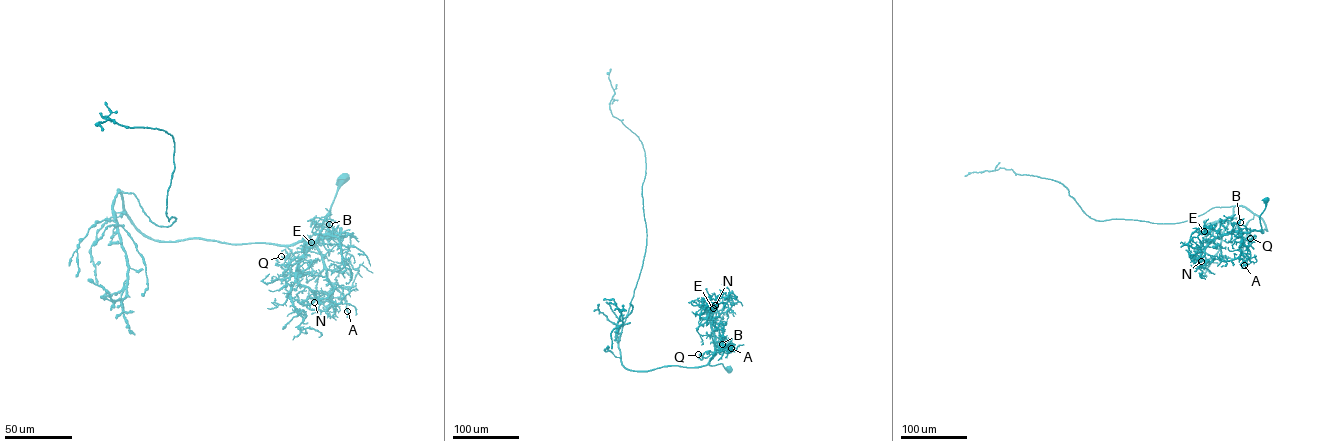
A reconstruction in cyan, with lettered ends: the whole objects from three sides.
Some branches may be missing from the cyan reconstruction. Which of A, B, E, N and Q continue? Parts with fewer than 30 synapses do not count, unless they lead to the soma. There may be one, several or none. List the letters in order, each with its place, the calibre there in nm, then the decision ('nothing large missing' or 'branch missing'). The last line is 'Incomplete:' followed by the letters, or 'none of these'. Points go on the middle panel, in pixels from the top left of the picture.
A: at (731, 348); 300 nm thick; nothing large missing
B: at (722, 344); 240 nm thick; nothing large missing
E: at (713, 308); 160 nm thick; nothing large missing
N: at (715, 305); 240 nm thick; branch missing
Q: at (698, 354); 150 nm thick; nothing large missing
Incomplete: N

